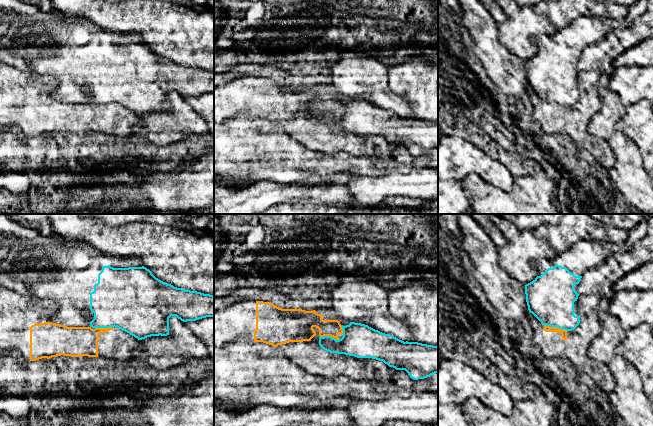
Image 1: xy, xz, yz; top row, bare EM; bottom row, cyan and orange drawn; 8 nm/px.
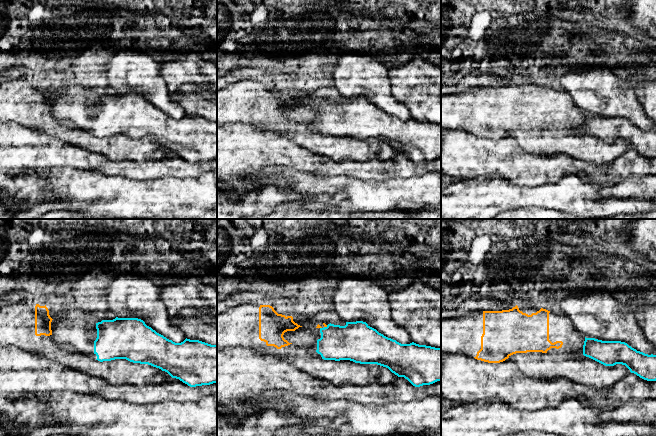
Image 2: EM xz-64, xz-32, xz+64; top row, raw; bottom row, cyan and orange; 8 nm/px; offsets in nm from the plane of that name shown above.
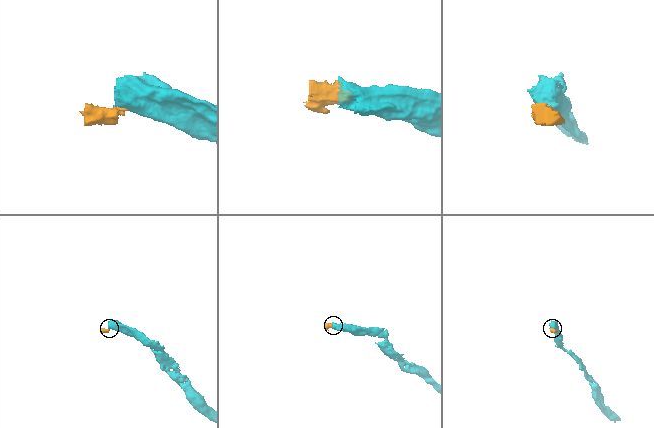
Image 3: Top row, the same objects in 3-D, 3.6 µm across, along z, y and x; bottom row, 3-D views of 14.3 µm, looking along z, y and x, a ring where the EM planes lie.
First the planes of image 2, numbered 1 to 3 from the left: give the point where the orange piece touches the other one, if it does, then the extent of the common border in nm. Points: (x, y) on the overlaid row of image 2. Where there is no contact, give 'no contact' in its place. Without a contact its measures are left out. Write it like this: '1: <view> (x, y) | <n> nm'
1: no contact
2: xz-32 (325, 327) | 40 nm
3: no contact

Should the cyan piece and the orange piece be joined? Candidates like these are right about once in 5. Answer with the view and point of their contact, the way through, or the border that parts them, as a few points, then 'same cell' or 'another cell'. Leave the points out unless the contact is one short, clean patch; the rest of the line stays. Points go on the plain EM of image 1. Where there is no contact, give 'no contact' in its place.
yz (556, 102) | along yz (544, 100), (567, 107) | another cell

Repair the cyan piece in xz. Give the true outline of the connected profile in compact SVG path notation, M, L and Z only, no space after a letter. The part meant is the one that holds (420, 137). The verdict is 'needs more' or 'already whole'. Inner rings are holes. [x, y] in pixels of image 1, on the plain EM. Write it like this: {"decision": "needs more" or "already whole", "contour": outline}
{"decision": "already whole", "contour": "M350 98L342 102L343 113L339 116L331 112L319 113L319 121L330 129L345 130L357 134L372 134L383 137L396 146L405 146L414 156L424 155L438 149L438 122L418 118L404 118L393 111L382 109L368 101Z"}

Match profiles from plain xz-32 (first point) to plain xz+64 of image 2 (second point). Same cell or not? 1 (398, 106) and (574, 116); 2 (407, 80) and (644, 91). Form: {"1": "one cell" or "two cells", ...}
{"1": "two cells", "2": "one cell"}

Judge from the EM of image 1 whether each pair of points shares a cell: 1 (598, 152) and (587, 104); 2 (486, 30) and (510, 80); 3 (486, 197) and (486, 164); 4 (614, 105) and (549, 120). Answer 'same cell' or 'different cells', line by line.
1: same cell
2: same cell
3: same cell
4: different cells

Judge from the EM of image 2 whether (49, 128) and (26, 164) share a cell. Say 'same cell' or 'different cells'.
different cells

